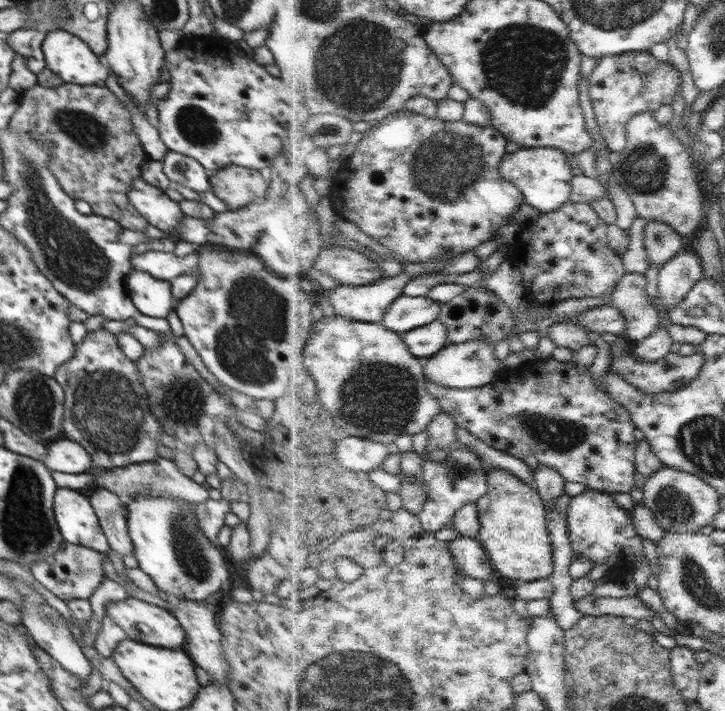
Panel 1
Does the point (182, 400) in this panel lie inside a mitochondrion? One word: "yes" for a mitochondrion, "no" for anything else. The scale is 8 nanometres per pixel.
yes

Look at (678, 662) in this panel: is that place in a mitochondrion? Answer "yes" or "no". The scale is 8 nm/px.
no

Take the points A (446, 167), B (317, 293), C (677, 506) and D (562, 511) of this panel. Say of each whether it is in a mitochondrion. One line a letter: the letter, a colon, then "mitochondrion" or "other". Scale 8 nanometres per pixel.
A: mitochondrion
B: other
C: mitochondrion
D: other

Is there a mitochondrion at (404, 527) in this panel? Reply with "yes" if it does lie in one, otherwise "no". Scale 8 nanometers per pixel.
no

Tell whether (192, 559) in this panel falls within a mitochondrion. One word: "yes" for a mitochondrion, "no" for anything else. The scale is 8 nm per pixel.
yes

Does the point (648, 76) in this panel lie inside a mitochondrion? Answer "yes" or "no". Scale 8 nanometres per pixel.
yes

